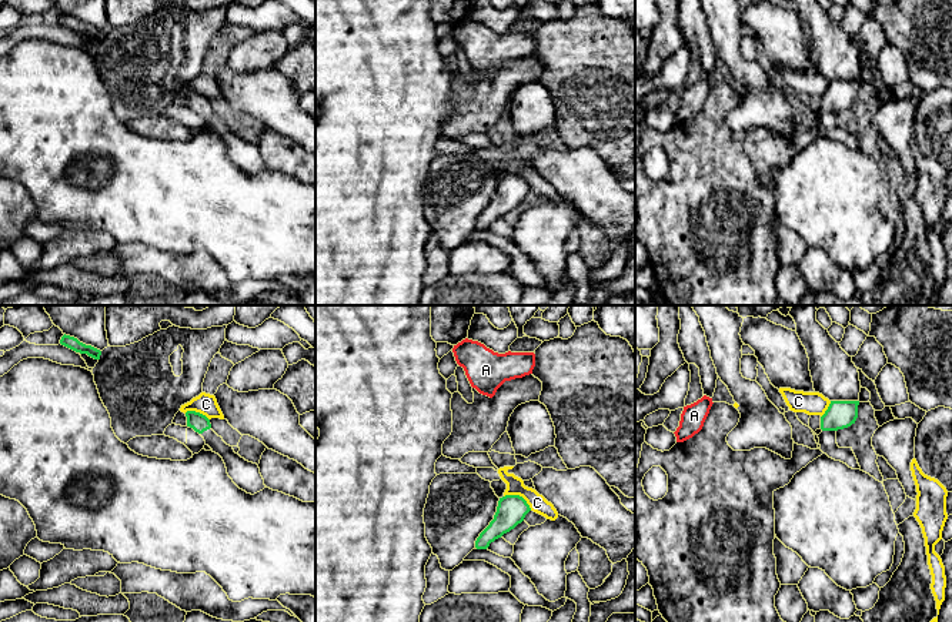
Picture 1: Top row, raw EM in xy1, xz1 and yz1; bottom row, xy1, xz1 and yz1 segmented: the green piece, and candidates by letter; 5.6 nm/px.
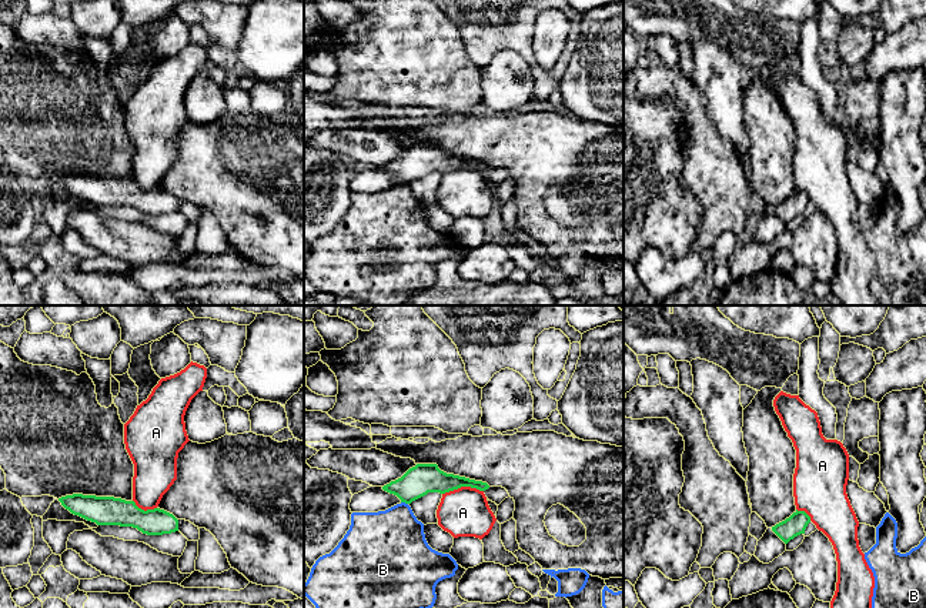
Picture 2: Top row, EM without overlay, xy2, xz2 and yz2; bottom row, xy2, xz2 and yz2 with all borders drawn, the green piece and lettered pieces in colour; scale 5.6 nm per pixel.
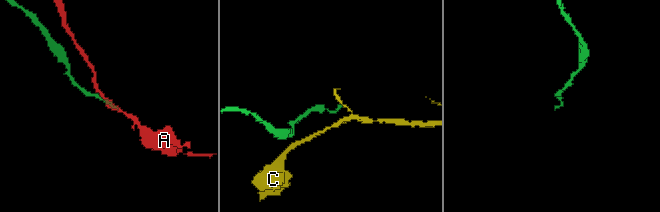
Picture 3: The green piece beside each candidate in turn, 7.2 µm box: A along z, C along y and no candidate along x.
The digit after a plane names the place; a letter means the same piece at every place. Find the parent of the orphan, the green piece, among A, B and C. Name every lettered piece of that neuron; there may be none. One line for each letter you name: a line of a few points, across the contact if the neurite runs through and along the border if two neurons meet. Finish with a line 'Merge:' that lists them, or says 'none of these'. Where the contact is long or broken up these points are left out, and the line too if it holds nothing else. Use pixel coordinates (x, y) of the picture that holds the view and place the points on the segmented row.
Merge: none of these

